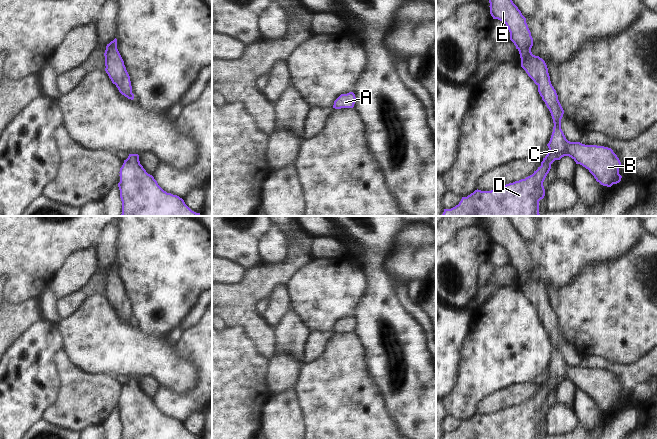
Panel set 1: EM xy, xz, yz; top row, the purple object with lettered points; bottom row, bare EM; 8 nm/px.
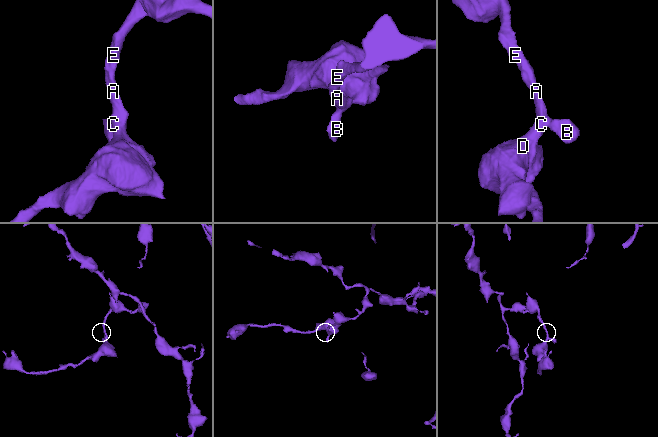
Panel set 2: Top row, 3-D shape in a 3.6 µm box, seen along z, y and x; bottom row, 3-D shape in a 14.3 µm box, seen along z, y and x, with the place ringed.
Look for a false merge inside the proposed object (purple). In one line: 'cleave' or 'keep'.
keep

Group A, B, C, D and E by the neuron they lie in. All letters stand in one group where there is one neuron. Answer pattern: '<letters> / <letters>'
A B C D E

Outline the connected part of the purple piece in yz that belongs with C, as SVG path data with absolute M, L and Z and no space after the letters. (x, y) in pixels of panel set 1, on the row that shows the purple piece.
M489 0L490 14L493 19L503 21L510 32L510 40L516 46L521 58L521 67L528 76L538 86L538 92L549 109L554 127L549 143L547 155L543 158L541 166L534 173L525 179L503 185L491 191L475 190L467 197L462 197L458 205L451 209L444 209L442 216L540 216L539 201L545 196L543 182L551 169L551 164L555 160L560 160L564 156L571 157L576 164L580 164L594 176L597 182L603 186L611 187L621 181L619 174L621 162L611 148L597 145L585 145L580 142L570 142L566 139L561 129L561 119L564 110L558 100L556 90L551 84L548 68L545 61L531 52L533 38L526 23L526 18L522 15L518 7L512 0Z

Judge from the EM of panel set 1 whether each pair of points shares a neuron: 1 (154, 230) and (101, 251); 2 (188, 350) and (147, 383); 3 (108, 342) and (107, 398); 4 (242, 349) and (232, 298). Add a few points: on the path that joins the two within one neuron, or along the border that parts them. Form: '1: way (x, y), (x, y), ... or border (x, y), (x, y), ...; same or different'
1: border (119, 226), (115, 261); different
2: border (160, 386), (152, 399); different
3: border (84, 370), (92, 374), (107, 374), (114, 377); different
4: border (226, 326), (240, 325), (253, 342); different

